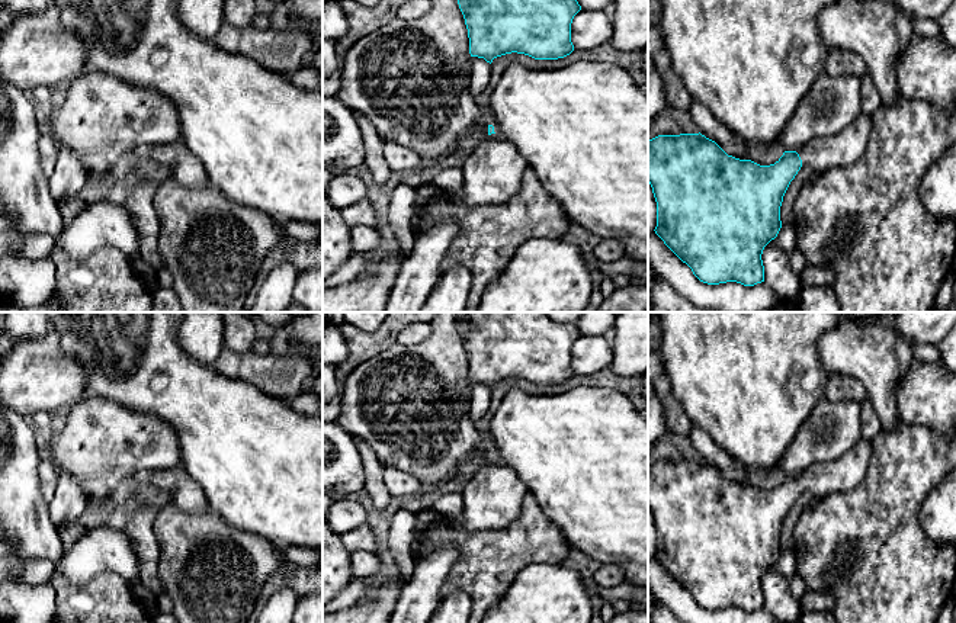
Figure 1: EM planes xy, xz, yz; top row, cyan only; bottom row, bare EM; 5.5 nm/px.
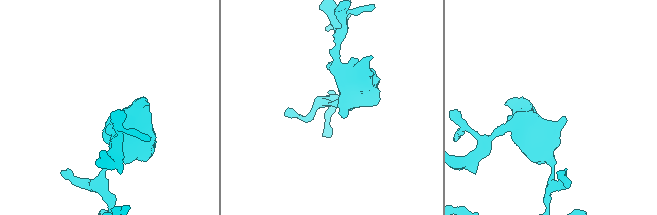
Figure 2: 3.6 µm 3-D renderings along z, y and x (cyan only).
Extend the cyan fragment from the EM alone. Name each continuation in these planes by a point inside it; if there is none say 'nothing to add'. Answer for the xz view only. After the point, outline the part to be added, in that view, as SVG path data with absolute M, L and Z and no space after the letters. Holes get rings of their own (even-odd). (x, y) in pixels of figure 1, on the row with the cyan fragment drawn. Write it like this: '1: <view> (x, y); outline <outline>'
1: xz (493, 173); outline M497 134L478 138L462 164L463 205L498 205L522 189L527 161L514 144Z

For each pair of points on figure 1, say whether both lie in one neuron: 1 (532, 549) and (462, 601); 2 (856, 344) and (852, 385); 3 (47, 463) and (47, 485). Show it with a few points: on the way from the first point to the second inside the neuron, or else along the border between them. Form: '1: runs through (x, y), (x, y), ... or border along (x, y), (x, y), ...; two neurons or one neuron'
1: border along (440, 600), (451, 591), (464, 590), (472, 607); two neurons
2: border along (830, 373), (856, 378), (868, 395); two neurons
3: runs through (47, 469), (47, 479); one neuron

